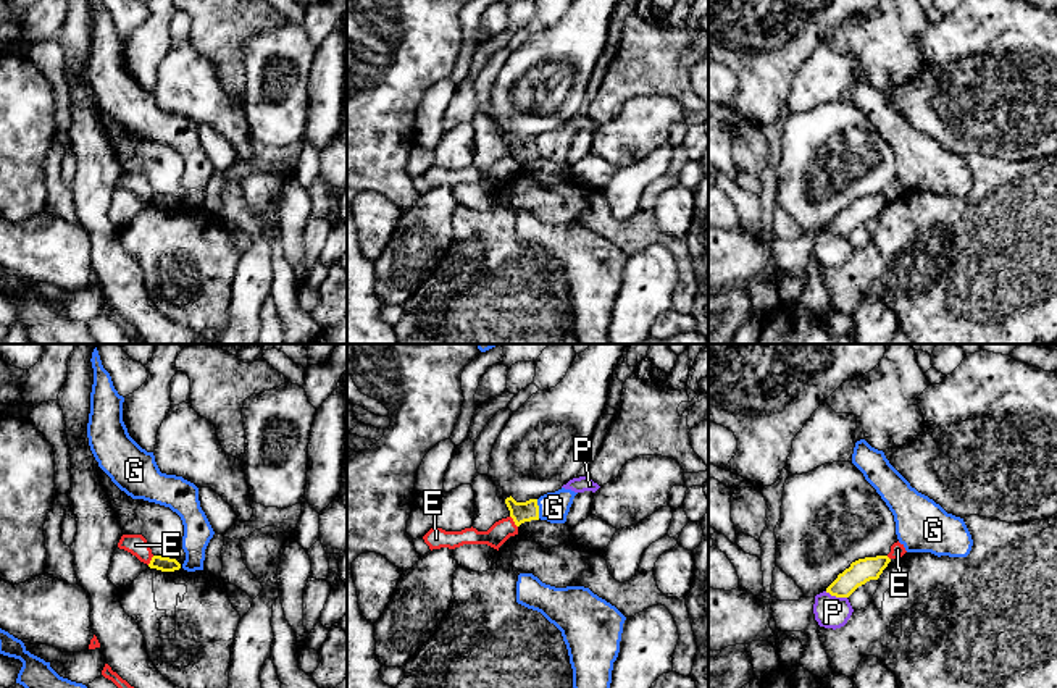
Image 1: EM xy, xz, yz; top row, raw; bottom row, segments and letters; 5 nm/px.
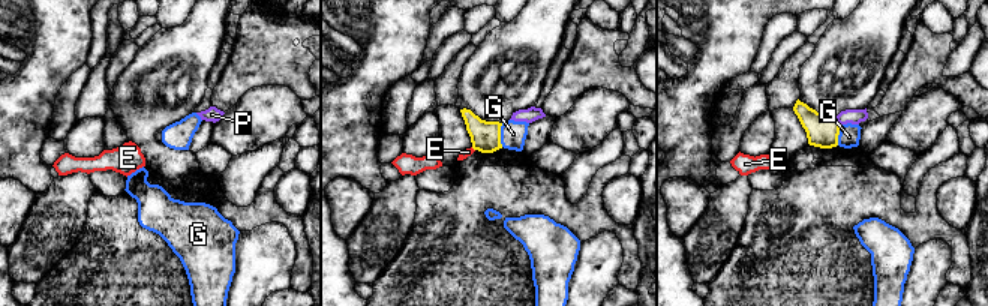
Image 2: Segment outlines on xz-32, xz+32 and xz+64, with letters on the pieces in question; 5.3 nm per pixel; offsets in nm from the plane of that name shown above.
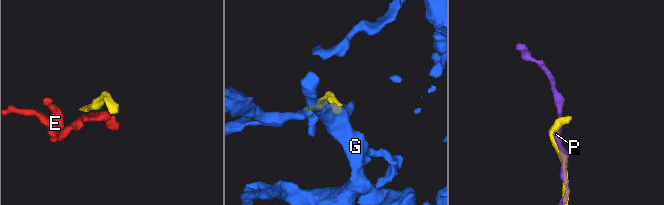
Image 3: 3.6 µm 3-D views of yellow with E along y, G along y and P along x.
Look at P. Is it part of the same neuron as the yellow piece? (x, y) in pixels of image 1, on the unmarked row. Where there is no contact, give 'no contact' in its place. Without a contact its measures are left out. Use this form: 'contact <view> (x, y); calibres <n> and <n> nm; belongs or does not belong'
contact yz (836, 234); calibres 120 and 160 nm; does not belong

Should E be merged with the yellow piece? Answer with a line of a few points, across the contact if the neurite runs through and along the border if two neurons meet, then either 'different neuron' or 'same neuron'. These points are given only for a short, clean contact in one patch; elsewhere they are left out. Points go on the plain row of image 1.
line xz (510, 154), (517, 165); different neuron

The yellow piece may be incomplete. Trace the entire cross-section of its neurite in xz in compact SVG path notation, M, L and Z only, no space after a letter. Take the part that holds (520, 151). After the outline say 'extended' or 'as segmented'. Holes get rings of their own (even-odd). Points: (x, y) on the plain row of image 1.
M512 134L505 137L510 149L510 155L515 163L520 165L524 160L539 158L537 137L529 137L526 141L516 141Z; as segmented

